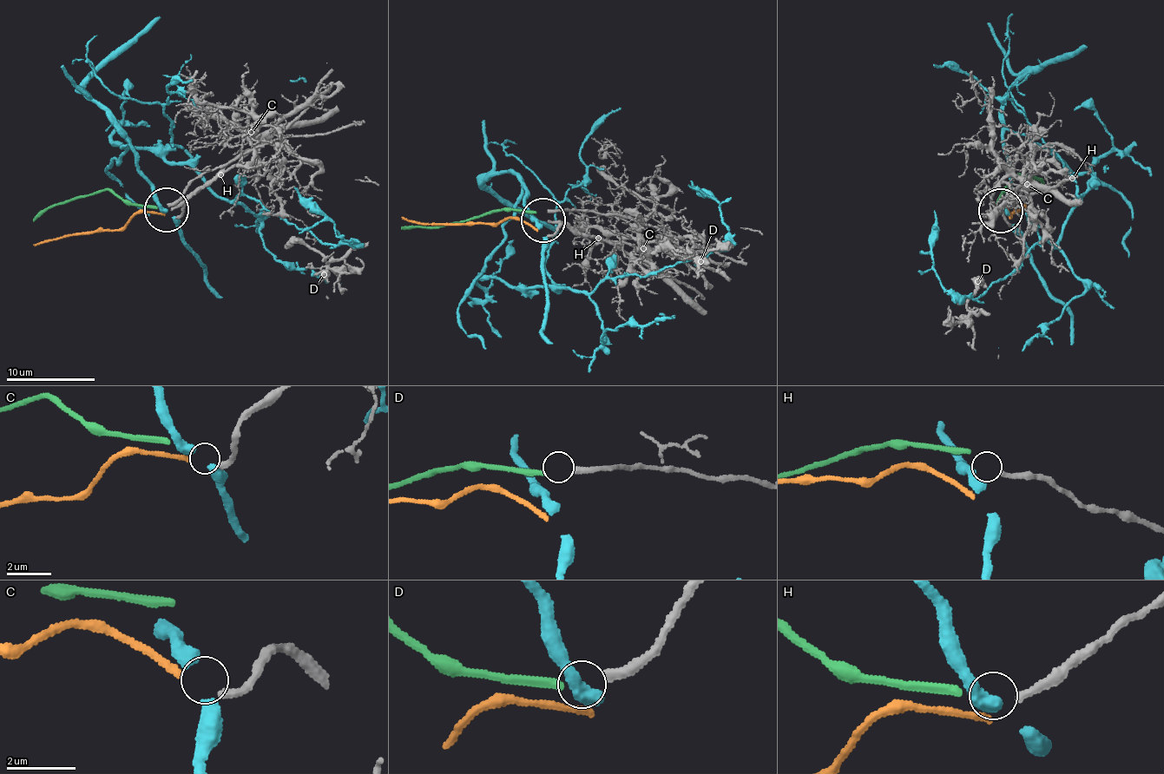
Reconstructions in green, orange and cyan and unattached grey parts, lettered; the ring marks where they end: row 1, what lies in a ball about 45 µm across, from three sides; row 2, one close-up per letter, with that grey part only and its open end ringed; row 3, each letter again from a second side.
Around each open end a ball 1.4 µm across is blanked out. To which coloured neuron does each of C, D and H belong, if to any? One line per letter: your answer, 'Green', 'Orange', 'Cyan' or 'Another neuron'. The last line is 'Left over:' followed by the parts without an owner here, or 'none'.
C: Orange
D: Another neuron
H: Another neuron
Left over: D, H

